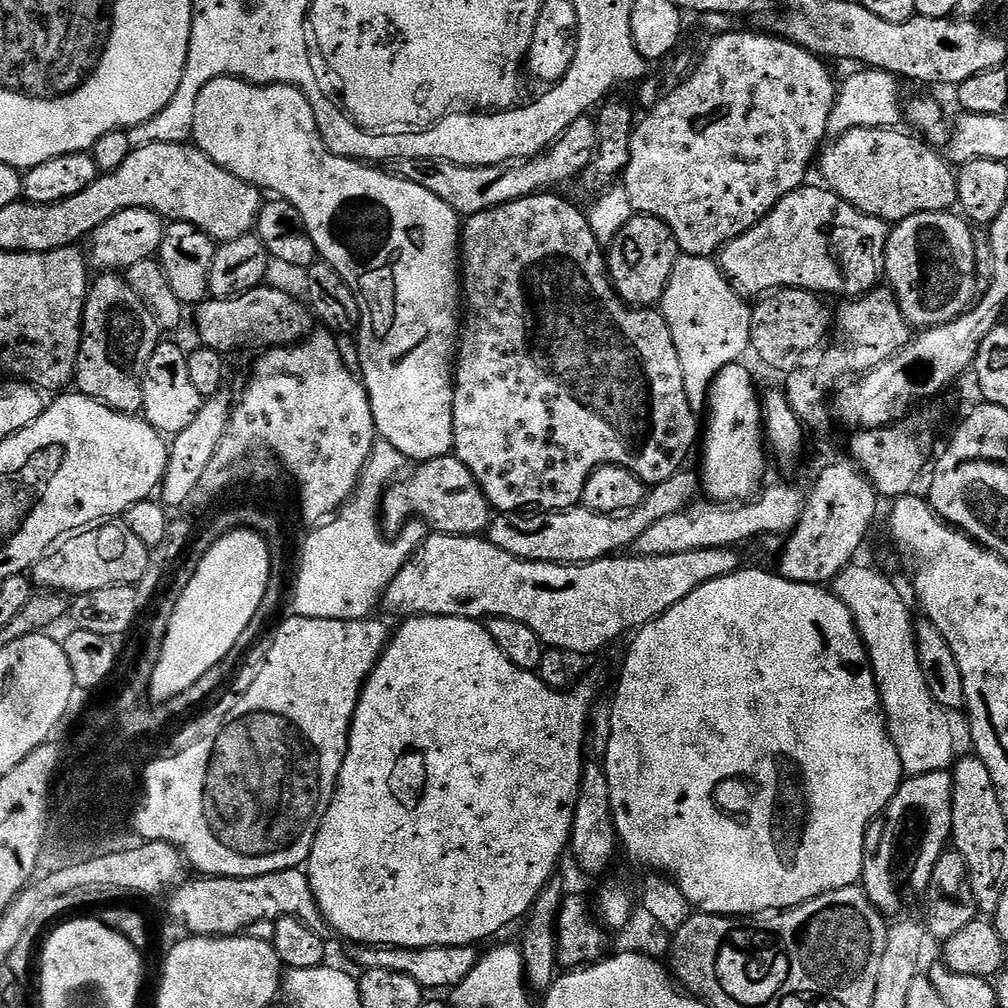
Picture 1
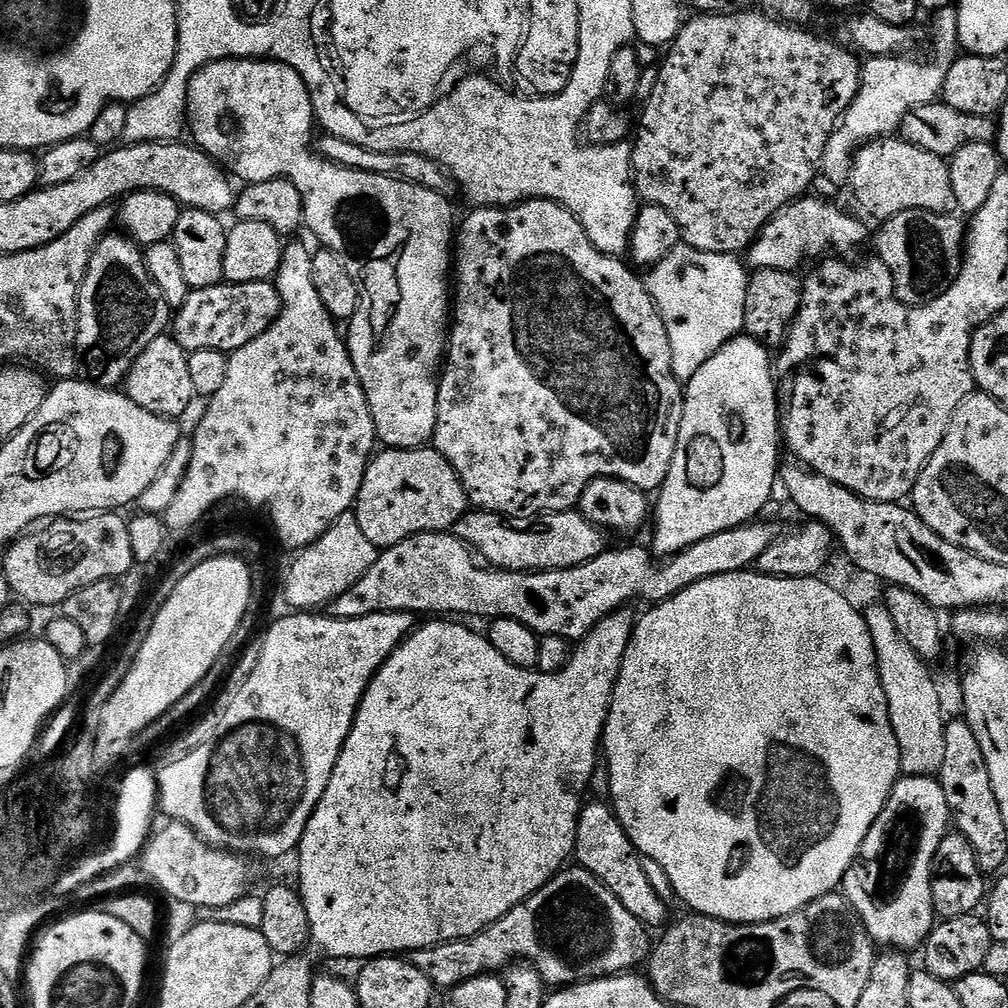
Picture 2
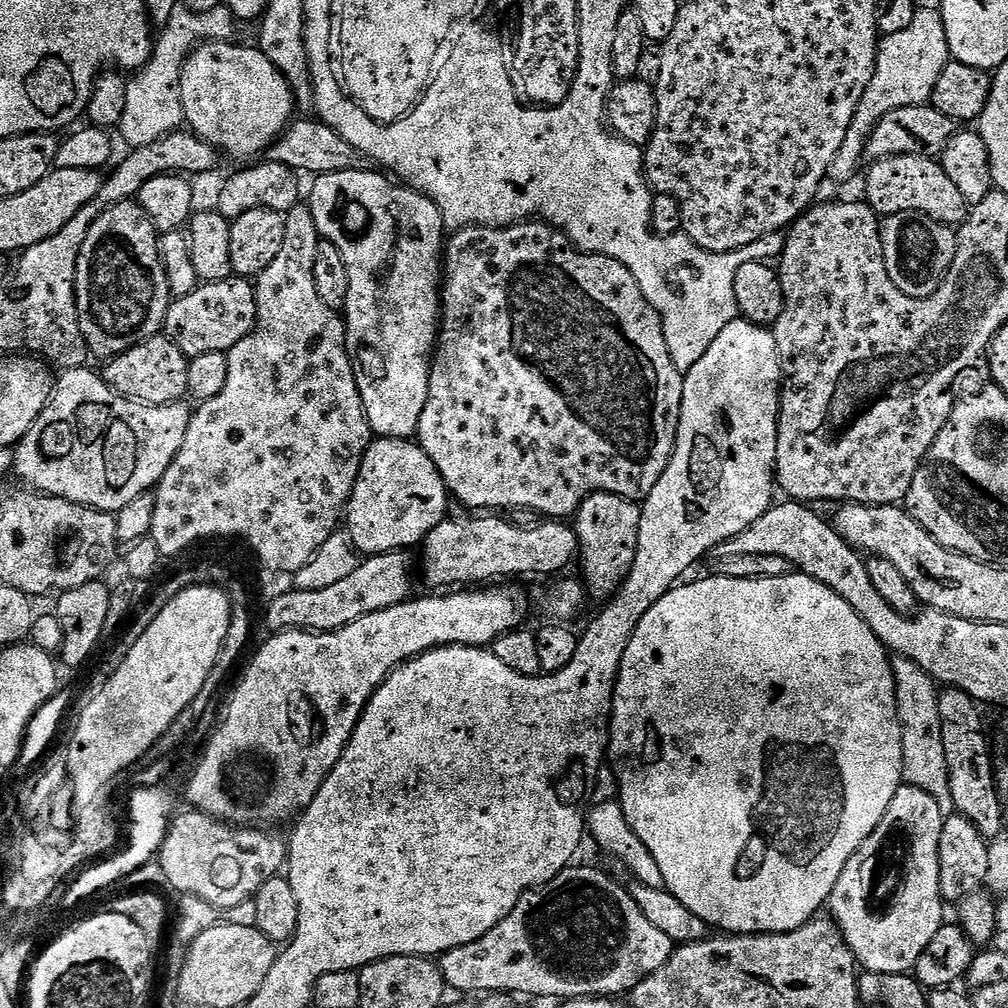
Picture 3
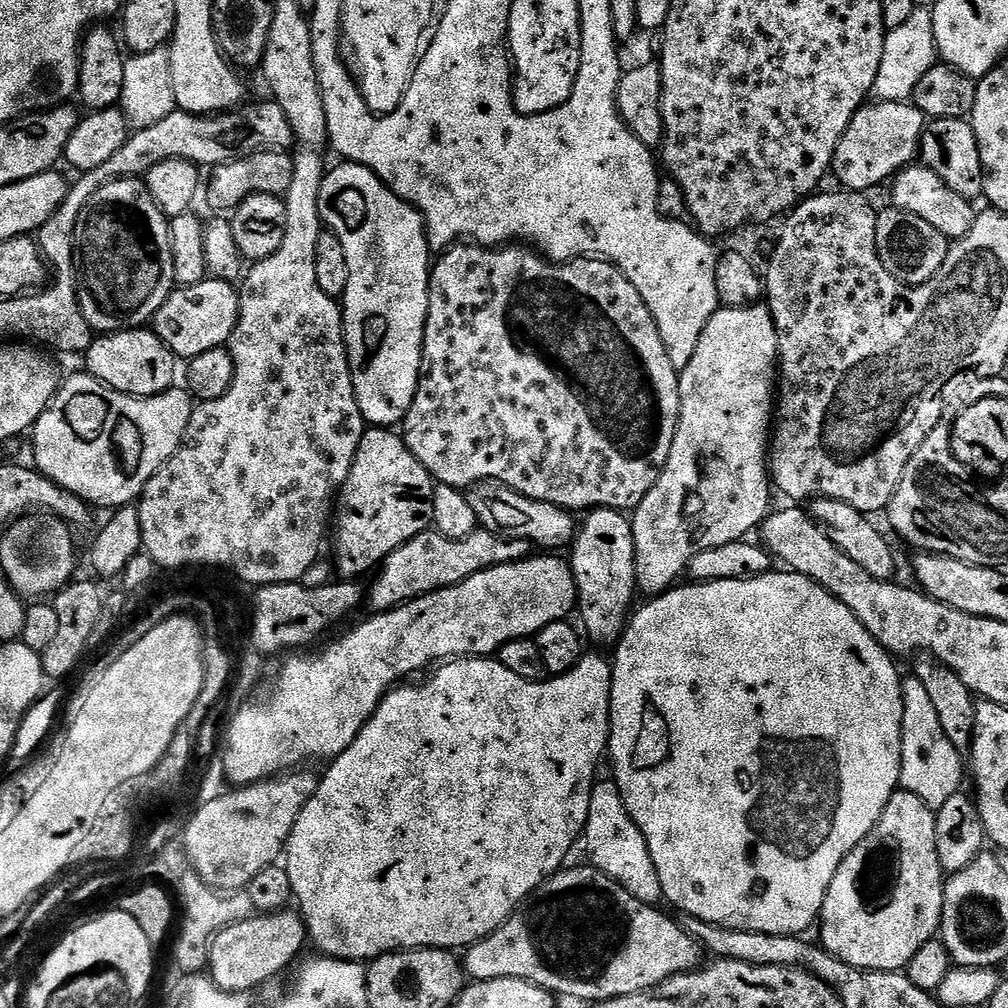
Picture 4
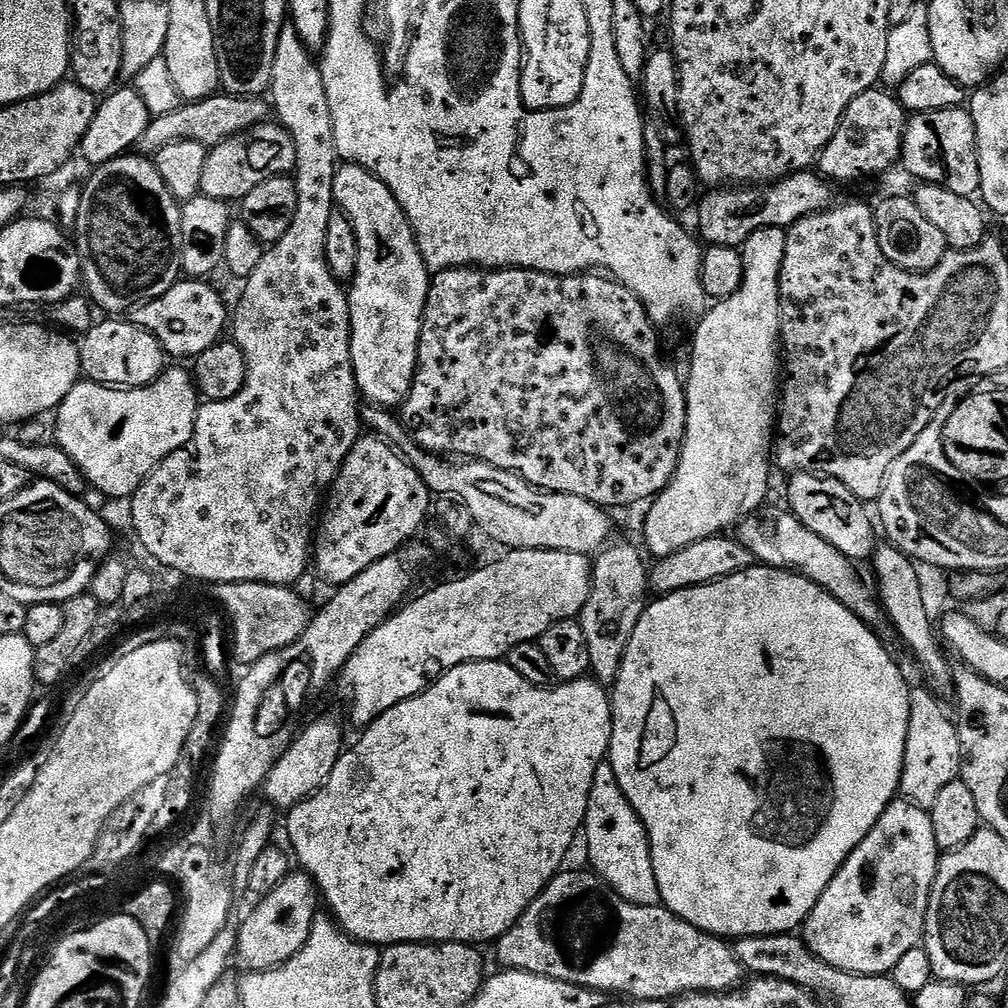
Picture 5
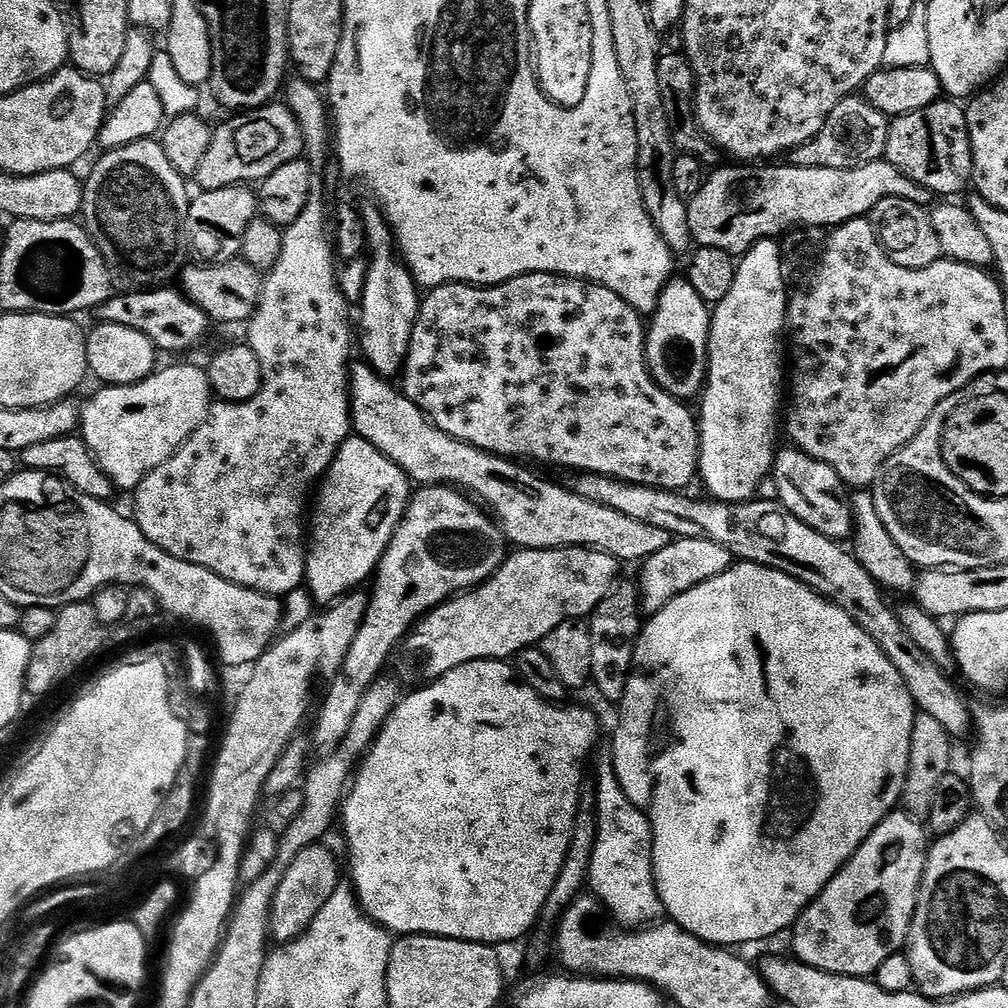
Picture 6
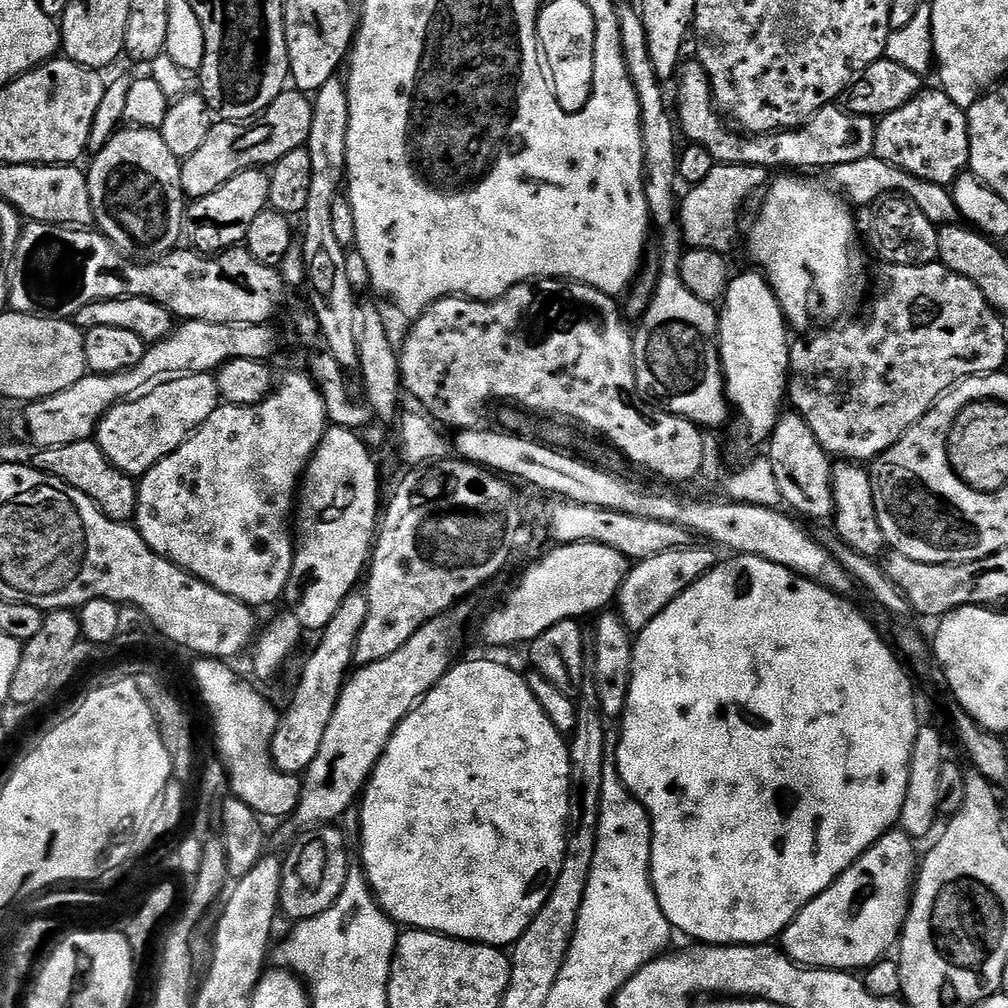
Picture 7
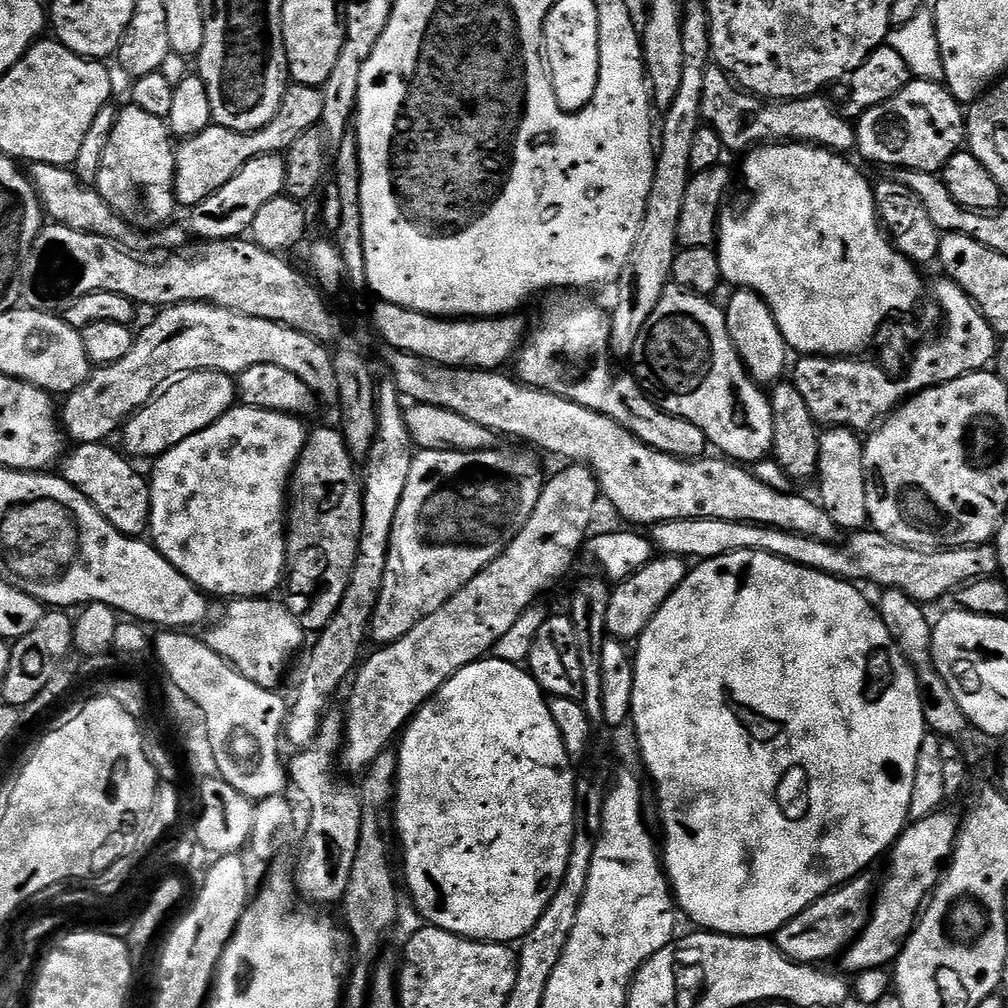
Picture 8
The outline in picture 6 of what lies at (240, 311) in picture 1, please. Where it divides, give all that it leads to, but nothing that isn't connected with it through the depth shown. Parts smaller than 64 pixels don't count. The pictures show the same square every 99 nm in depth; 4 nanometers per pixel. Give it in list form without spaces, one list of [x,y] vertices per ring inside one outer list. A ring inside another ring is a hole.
[[[160,286],[155,290],[132,290],[113,294],[98,309],[99,319],[114,326],[130,326],[130,330],[138,330],[138,334],[146,334],[150,342],[161,353],[188,352],[196,348],[204,340],[210,321],[208,315],[194,302],[190,302],[181,291],[172,286]]]

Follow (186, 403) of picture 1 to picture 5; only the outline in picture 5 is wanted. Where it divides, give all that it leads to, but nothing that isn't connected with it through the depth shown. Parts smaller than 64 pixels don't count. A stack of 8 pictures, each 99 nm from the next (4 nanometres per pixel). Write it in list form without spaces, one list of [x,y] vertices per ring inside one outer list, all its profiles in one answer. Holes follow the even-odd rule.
[[[104,318],[101,324],[100,321],[93,323],[92,329],[83,333],[78,343],[81,373],[92,383],[104,384],[108,388],[146,388],[163,374],[166,367],[166,353],[158,338],[154,338],[128,318]]]

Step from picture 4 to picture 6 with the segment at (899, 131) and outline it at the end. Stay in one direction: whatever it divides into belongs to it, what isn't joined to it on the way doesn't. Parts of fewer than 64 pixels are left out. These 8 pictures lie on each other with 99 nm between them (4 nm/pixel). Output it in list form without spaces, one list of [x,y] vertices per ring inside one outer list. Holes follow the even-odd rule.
[[[863,95],[848,96],[834,110],[830,110],[830,118],[826,118],[826,126],[818,130],[810,142],[798,146],[790,153],[790,162],[799,168],[825,168],[826,170],[850,170],[858,166],[866,166],[866,162],[884,159],[886,150],[886,134],[890,120],[882,114],[882,110],[874,110]]]

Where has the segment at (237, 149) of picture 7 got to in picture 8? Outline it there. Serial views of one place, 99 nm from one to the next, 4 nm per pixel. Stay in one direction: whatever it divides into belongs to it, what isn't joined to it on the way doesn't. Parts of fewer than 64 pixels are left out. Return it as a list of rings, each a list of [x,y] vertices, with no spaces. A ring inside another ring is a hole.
[[[293,83],[287,94],[284,95],[284,104],[278,114],[264,128],[256,132],[235,132],[229,128],[209,126],[202,130],[202,134],[189,136],[179,141],[176,148],[176,203],[181,209],[191,210],[198,202],[210,198],[246,162],[259,156],[284,154],[302,134],[313,131],[322,118],[323,91],[320,88],[311,88],[305,84]]]

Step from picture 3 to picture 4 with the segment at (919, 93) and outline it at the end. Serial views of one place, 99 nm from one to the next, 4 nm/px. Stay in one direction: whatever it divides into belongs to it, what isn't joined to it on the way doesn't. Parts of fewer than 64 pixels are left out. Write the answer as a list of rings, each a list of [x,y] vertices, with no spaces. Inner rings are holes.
[[[916,8],[902,26],[887,29],[882,46],[882,66],[878,66],[878,78],[874,78],[871,95],[877,101],[908,102],[914,94],[914,86],[922,82],[926,70],[938,62],[936,39],[934,38],[934,18],[930,8]]]

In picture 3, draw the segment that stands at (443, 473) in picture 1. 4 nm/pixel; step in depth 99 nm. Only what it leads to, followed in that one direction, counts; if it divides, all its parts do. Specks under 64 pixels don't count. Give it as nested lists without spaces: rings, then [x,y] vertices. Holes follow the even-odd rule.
[[[381,436],[373,439],[362,458],[346,509],[346,530],[356,551],[365,557],[412,550],[449,515],[450,493],[419,443]]]

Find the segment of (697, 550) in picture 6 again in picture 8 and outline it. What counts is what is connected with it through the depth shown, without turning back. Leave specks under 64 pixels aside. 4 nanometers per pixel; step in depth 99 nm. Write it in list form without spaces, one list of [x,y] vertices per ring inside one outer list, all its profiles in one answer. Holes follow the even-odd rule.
[[[657,555],[646,567],[638,570],[630,578],[619,581],[612,588],[612,597],[610,598],[610,610],[606,610],[606,626],[611,639],[621,642],[639,641],[640,635],[650,626],[654,614],[662,610],[664,603],[682,586],[682,582],[690,571],[685,557]]]

